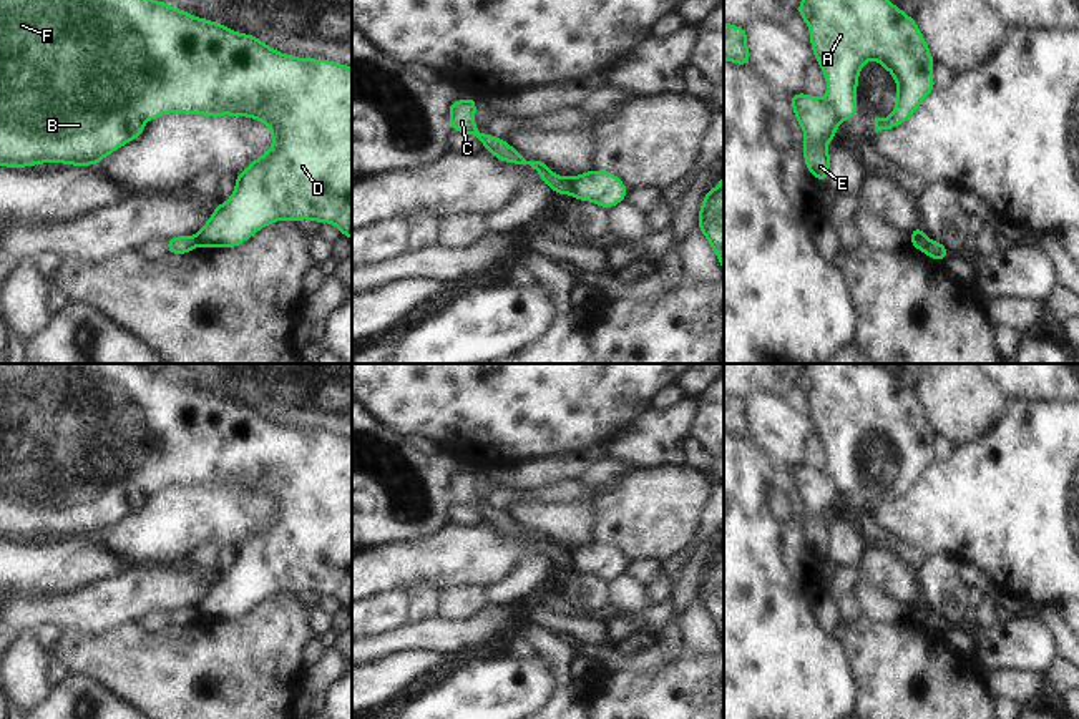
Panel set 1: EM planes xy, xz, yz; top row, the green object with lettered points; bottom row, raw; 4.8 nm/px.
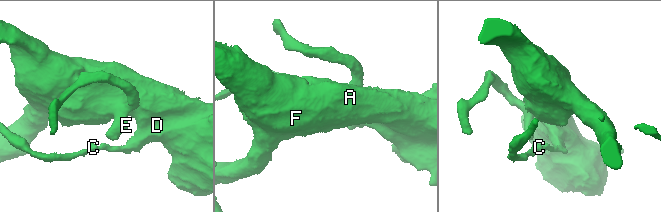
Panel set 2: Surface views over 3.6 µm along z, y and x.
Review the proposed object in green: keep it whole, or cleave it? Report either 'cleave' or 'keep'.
cleave

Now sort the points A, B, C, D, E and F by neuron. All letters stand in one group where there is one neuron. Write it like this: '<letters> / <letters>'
A B D E F / C

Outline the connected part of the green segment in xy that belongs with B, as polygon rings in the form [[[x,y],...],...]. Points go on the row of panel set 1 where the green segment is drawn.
[[[0,0],[0,166],[98,166],[164,113],[244,115],[271,128],[272,148],[236,174],[232,196],[196,234],[203,246],[242,246],[281,219],[330,223],[352,241],[352,66],[279,53],[257,35],[171,8],[168,0]]]

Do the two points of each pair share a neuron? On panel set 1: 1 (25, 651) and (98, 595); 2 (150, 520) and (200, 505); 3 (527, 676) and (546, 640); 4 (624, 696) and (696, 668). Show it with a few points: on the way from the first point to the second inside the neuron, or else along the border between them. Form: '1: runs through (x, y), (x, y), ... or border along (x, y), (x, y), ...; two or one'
1: border along (20, 631), (32, 633); two
2: runs through (161, 520), (188, 515); one
3: border along (540, 656), (550, 676), (550, 696); two
4: runs through (643, 696), (666, 696), (678, 686); one

